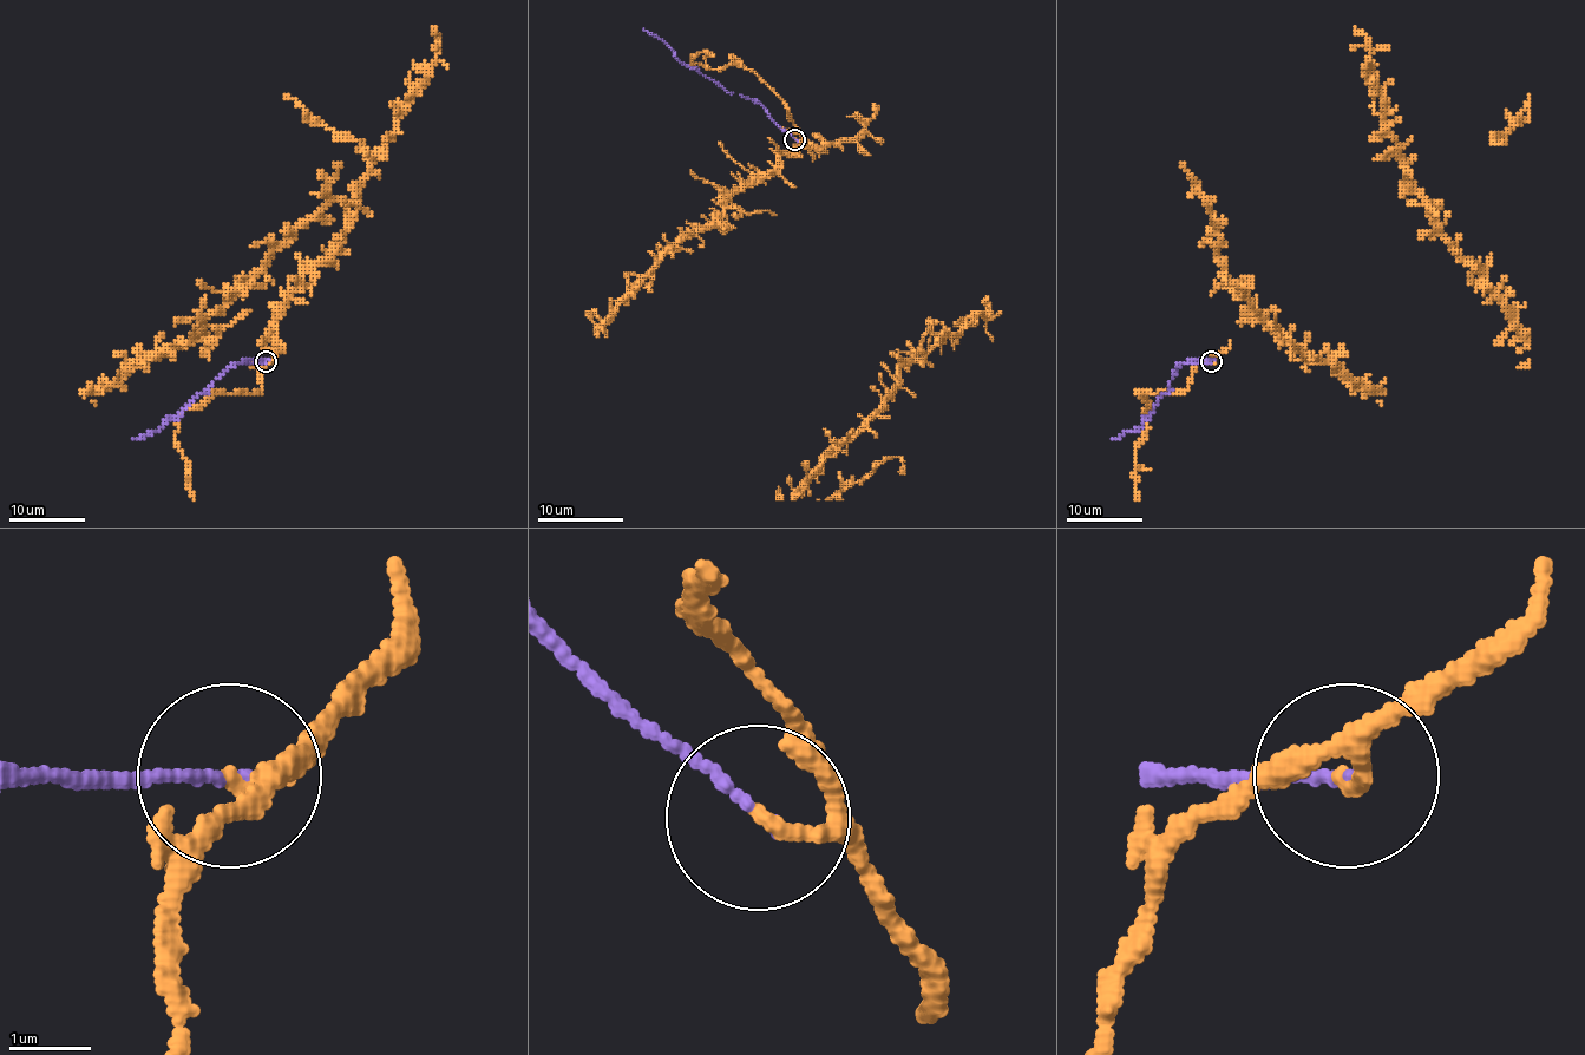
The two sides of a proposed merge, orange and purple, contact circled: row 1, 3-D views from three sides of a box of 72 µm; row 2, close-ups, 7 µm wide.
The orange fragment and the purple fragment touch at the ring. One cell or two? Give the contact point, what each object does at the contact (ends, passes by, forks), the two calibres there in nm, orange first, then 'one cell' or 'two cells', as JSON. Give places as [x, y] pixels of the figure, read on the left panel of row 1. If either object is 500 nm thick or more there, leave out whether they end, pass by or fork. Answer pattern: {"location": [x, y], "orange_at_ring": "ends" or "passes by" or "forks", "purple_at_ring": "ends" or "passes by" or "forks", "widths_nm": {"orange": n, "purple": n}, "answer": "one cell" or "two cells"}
{"location": [266, 361], "orange_at_ring": "ends", "purple_at_ring": "ends", "widths_nm": {"orange": 160, "purple": 110}, "answer": "two cells"}

